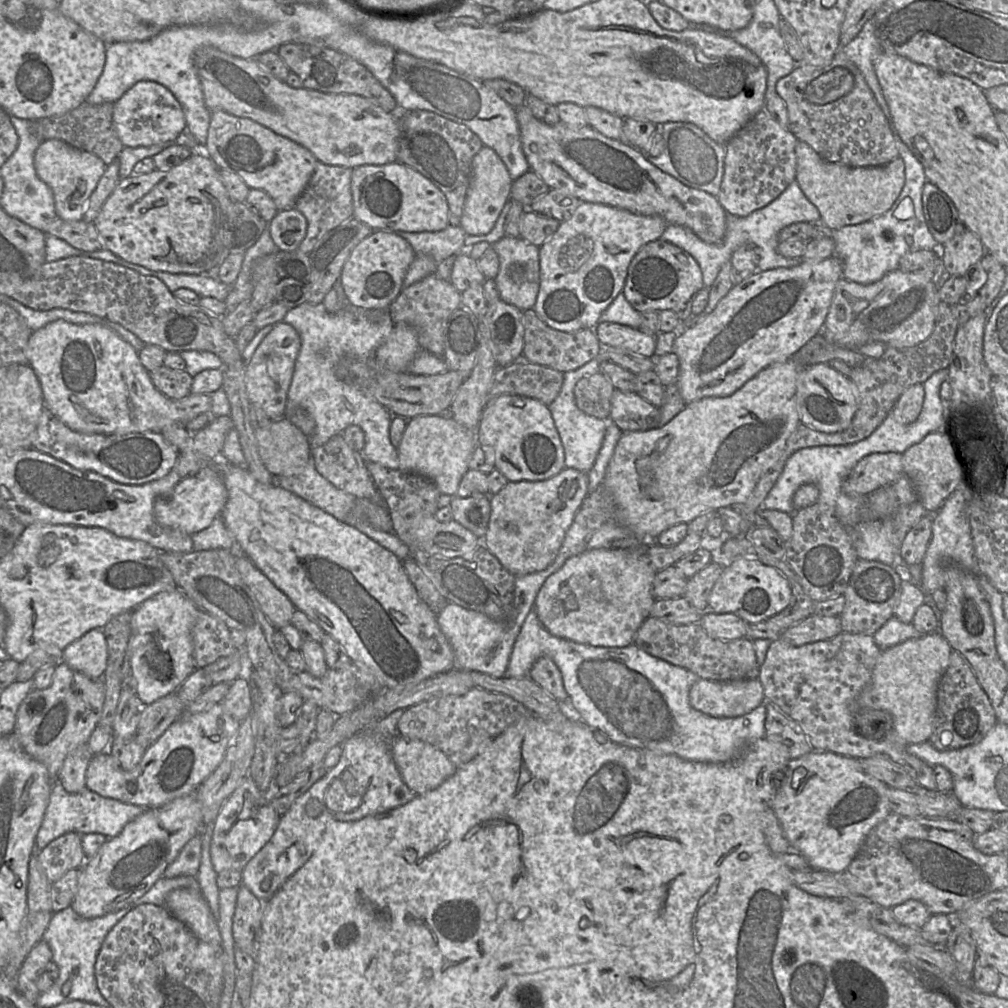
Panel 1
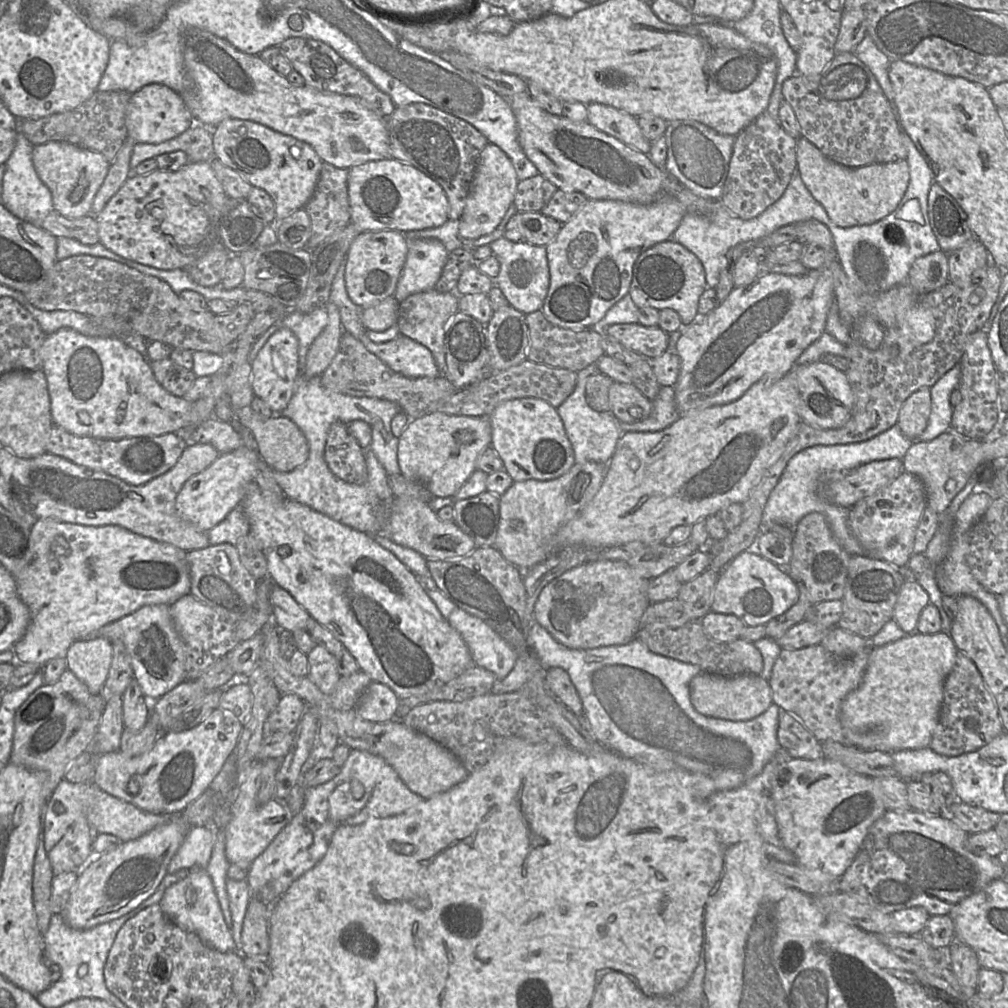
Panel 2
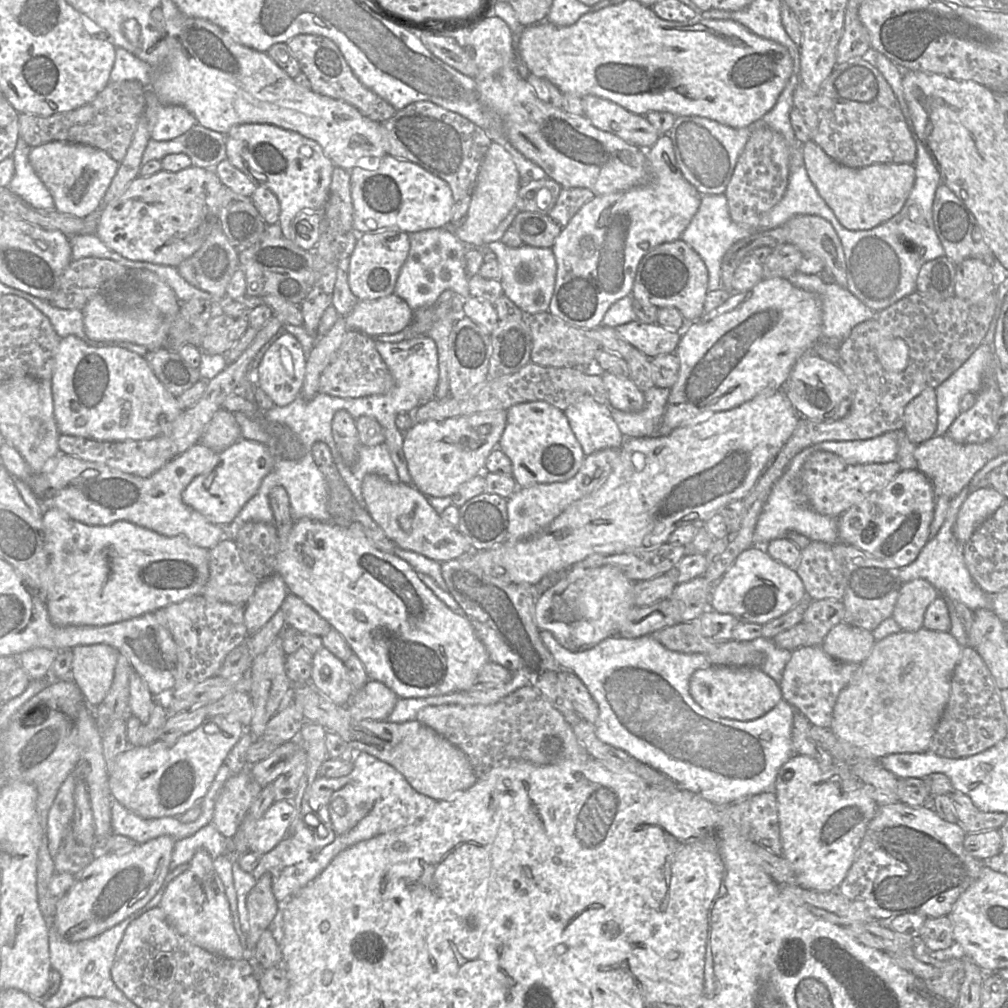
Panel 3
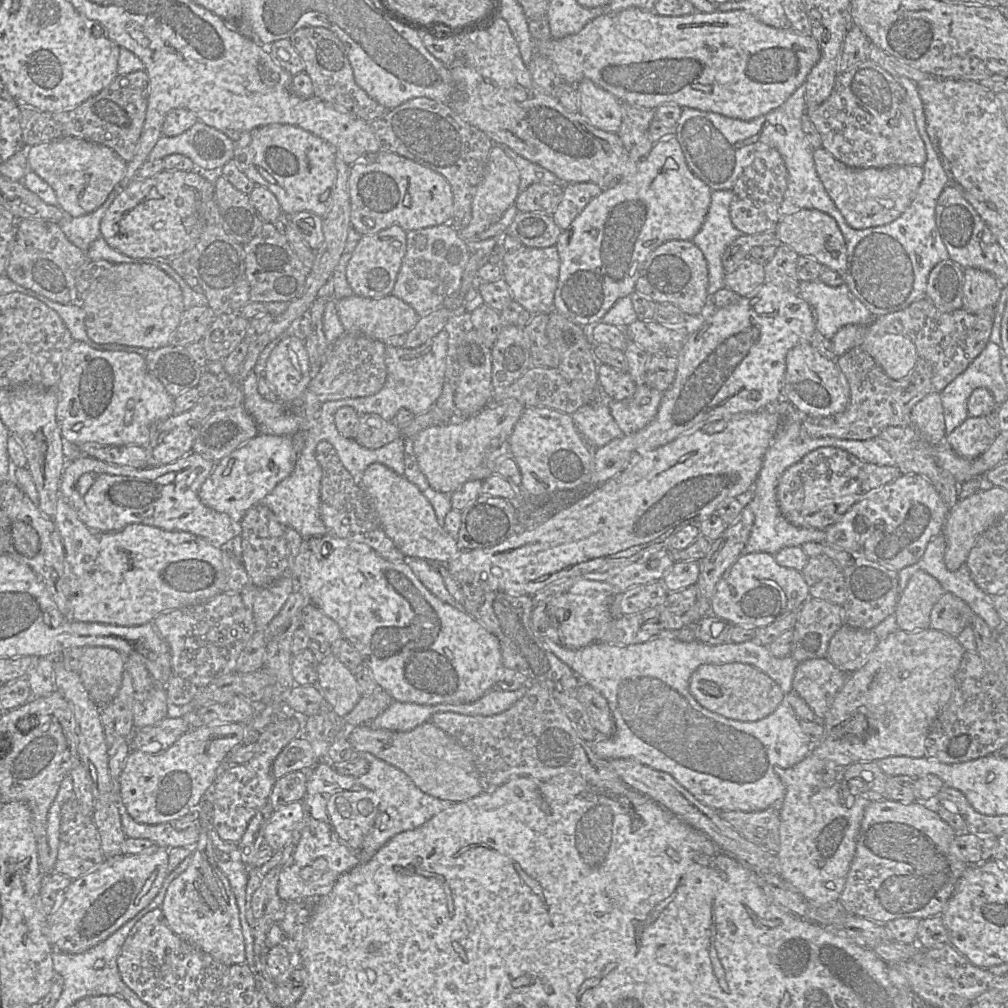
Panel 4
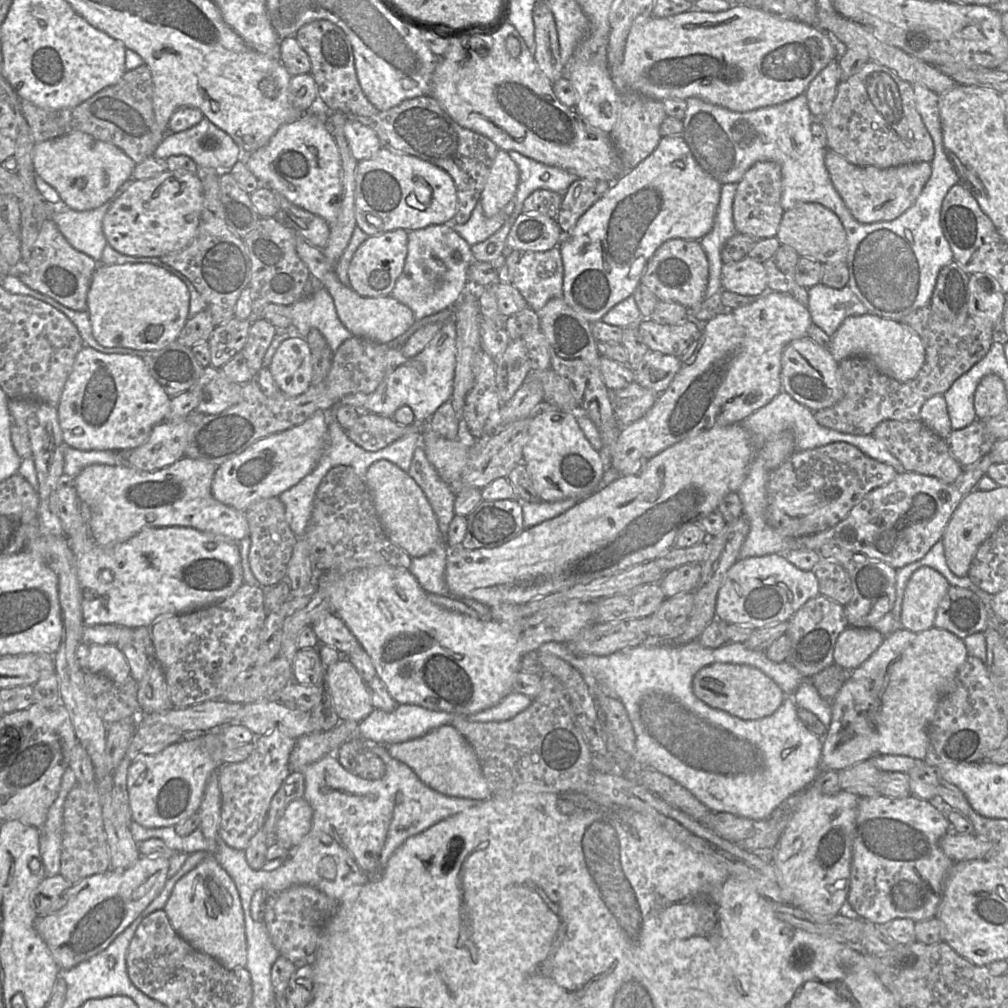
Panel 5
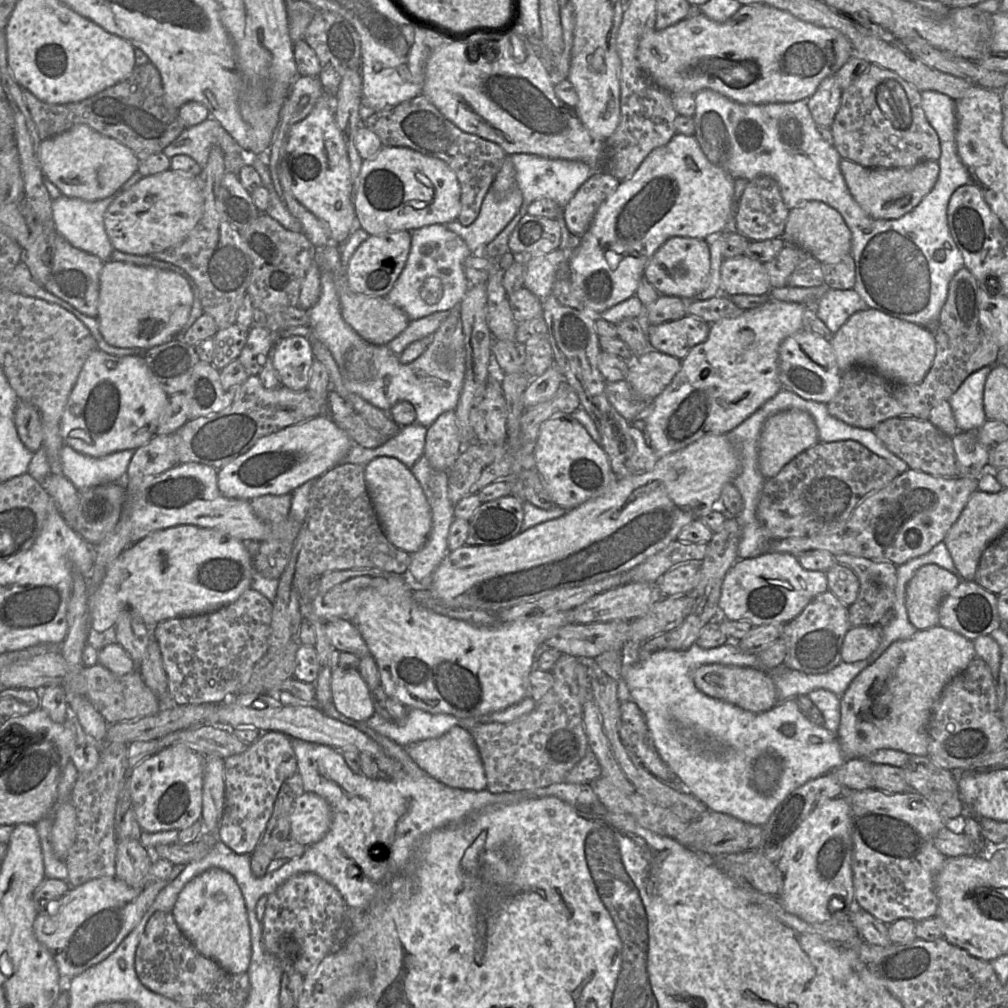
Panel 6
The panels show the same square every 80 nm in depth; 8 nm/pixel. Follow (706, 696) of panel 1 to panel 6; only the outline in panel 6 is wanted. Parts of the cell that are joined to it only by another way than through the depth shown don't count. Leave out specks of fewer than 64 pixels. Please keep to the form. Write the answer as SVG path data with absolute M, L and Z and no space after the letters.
M707 664L695 670L693 680L697 689L704 694L729 702L752 713L769 711L779 703L772 678L762 669Z

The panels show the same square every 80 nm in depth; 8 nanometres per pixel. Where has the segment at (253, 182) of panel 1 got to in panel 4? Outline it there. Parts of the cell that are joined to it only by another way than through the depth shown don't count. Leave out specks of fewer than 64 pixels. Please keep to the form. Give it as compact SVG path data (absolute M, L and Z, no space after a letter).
M269 124L243 134L235 141L234 160L256 185L269 189L277 198L284 216L285 235L300 261L311 268L315 251L295 228L291 217L309 211L323 217L332 206L337 176L335 148L324 139L294 125Z

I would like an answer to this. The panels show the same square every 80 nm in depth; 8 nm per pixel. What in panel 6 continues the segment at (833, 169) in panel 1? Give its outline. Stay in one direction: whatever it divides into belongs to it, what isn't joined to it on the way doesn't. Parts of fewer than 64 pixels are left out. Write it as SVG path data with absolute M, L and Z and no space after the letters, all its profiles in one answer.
M842 158L839 166L852 197L874 219L898 219L910 212L932 190L939 176L939 163L935 160L922 161L911 168L866 168Z

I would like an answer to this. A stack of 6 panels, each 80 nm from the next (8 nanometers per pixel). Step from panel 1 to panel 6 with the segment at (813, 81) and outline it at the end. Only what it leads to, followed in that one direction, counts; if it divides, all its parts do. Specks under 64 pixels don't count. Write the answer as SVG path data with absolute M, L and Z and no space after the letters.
M870 64L867 71L842 91L841 103L830 127L833 146L841 158L866 168L911 168L926 160L938 161L939 137L928 122L921 105L921 92L895 72Z

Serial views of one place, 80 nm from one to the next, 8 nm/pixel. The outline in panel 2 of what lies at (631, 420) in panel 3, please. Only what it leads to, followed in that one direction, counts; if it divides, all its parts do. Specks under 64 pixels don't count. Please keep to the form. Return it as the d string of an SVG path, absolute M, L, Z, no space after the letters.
M660 386L646 419L631 424L619 421L619 426L622 432L656 432L671 425L679 416L674 386Z

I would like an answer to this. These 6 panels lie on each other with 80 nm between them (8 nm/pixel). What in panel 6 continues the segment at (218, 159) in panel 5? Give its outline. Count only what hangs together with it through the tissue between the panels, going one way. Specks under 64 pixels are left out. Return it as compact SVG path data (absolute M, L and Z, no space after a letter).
M212 117L186 128L162 152L170 159L176 155L189 156L203 169L214 146L219 146L224 152L226 172L238 176L241 168L246 165L241 158L243 149Z

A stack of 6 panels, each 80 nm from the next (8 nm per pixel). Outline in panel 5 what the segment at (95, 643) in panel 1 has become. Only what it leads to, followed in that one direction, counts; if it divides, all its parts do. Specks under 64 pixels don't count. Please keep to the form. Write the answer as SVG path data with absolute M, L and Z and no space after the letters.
M90 645L86 671L103 674L116 684L123 684L130 675L130 667L123 652L116 645Z

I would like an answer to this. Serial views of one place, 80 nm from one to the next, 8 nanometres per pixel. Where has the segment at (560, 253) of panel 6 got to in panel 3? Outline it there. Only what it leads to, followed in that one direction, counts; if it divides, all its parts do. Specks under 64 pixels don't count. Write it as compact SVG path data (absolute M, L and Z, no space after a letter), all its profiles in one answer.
M501 240L491 242L487 246L496 255L500 268L498 280L501 283L503 294L525 315L548 312L557 273L557 264L552 248L532 247L526 244L513 248L505 245Z

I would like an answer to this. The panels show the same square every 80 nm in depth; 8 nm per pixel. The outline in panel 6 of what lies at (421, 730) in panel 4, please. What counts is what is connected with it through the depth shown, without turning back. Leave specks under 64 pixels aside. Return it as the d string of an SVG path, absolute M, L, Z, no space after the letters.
M454 727L441 737L414 742L406 746L406 752L422 770L448 787L470 791L487 789L483 761L473 736L466 729Z

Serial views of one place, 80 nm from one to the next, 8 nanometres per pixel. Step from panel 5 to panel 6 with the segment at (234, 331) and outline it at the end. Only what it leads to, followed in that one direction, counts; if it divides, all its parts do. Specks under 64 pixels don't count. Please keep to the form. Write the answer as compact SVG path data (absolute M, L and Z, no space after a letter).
M237 324L225 329L219 329L213 337L213 366L218 370L222 370L237 359L246 344L247 335L248 332L241 329Z

